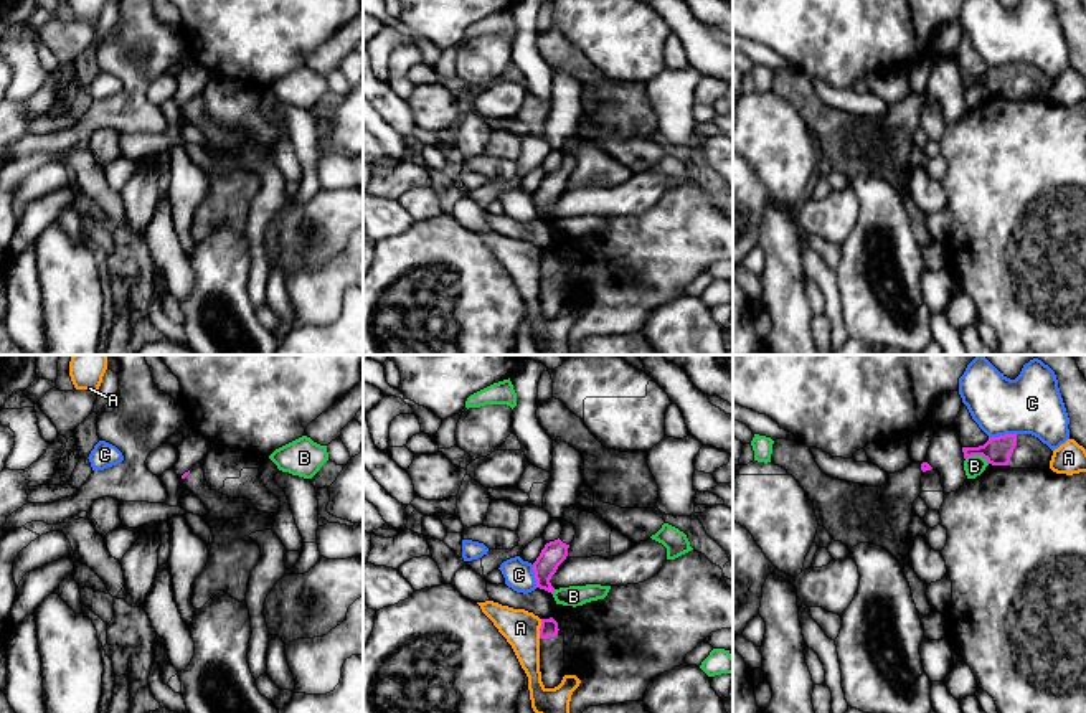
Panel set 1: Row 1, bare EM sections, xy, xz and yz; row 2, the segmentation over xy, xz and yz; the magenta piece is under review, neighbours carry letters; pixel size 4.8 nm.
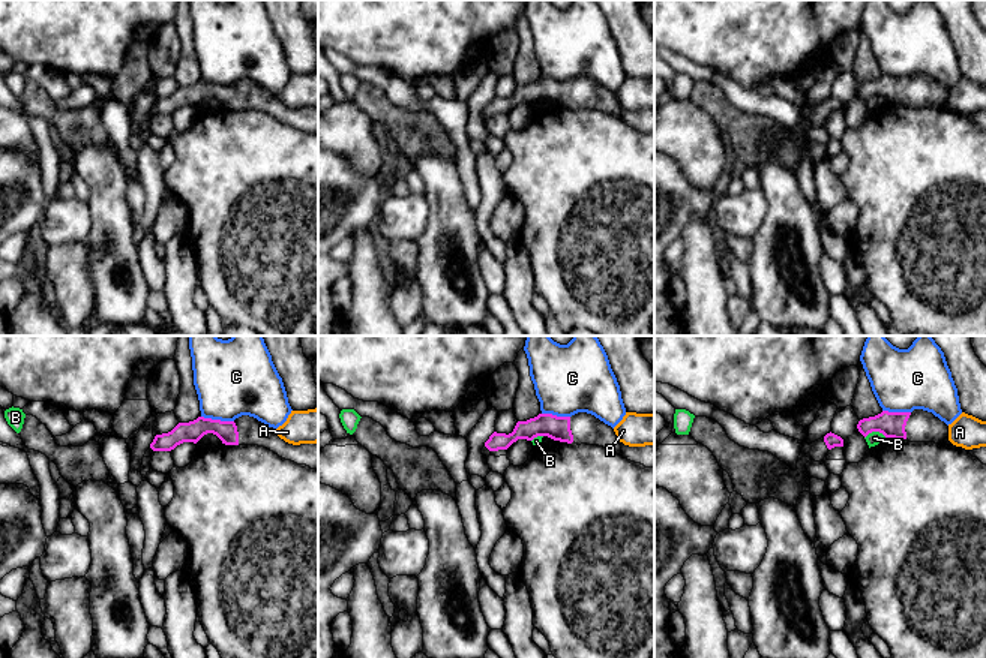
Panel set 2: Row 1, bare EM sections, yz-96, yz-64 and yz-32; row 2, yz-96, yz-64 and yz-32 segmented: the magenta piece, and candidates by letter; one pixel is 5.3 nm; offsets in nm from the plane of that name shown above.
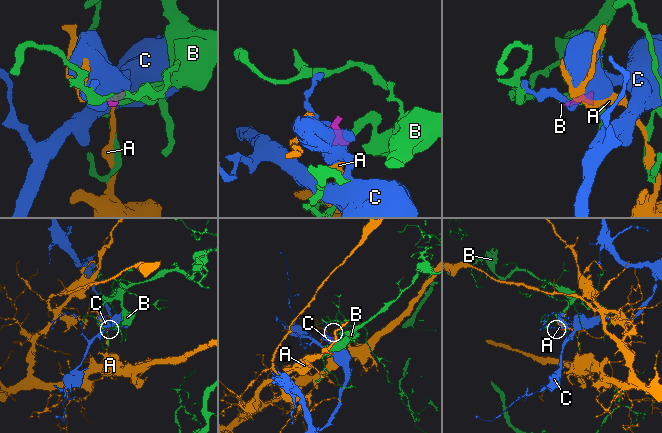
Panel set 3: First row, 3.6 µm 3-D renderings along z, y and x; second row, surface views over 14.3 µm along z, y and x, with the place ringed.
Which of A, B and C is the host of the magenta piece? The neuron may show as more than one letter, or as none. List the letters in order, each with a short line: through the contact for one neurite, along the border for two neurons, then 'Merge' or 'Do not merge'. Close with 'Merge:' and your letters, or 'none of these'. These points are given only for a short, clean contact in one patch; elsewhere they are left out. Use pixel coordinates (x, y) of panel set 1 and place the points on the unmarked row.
A: Line: xz (542, 250), (538, 268). Do not merge
B: Line: yz (966, 88), (982, 86), (989, 93). Do not merge
C: Do not merge
Merge: none of these

